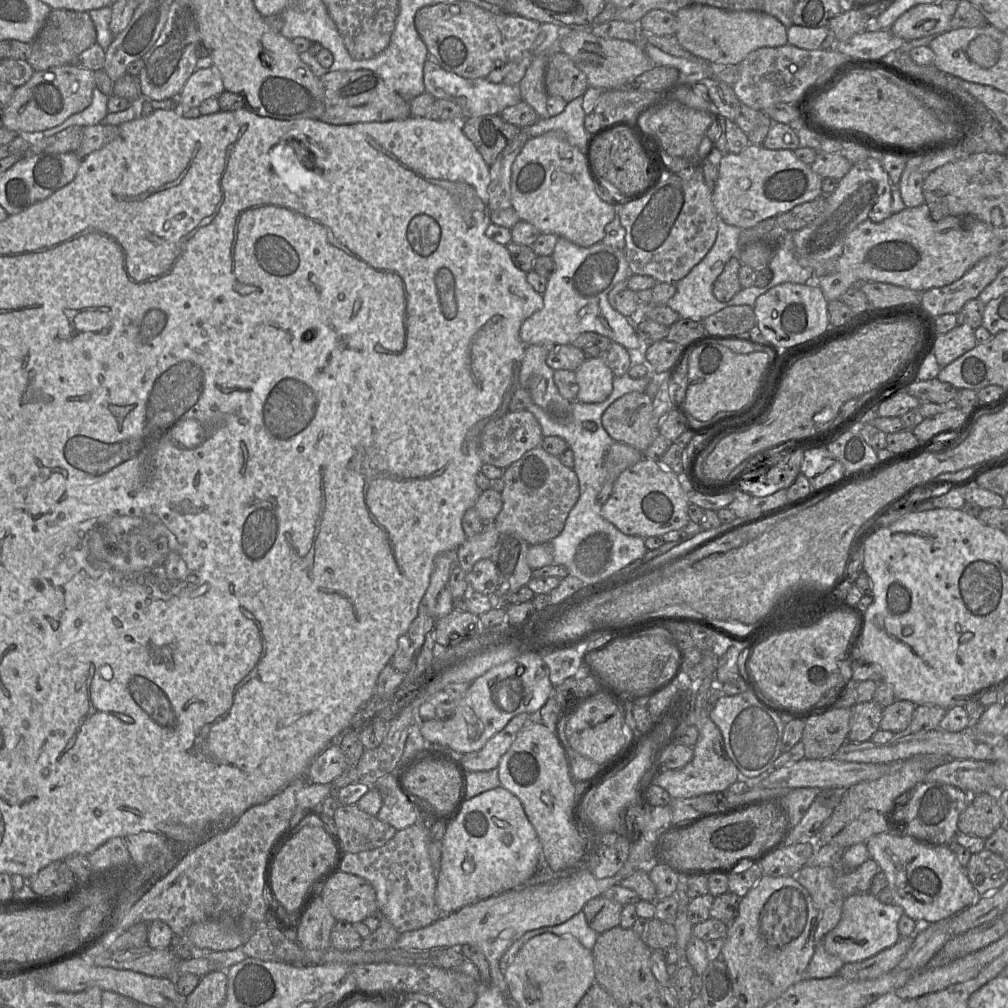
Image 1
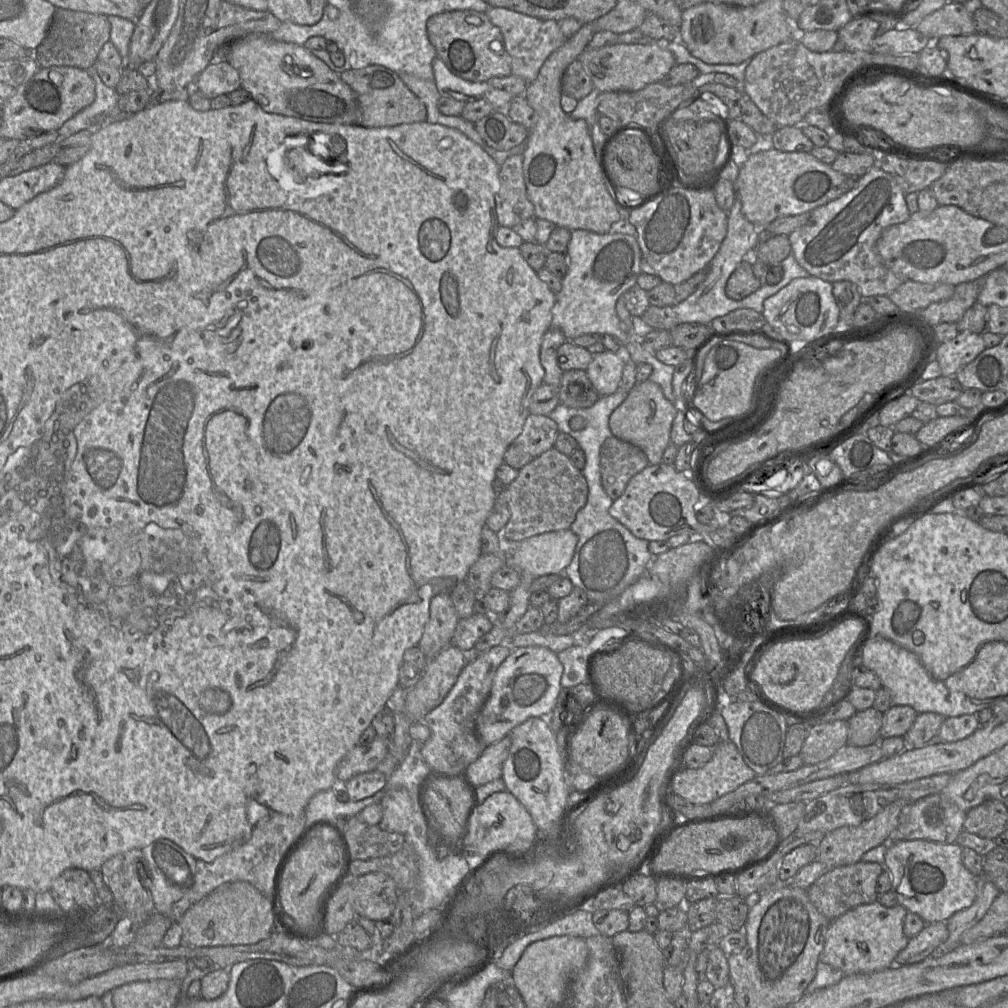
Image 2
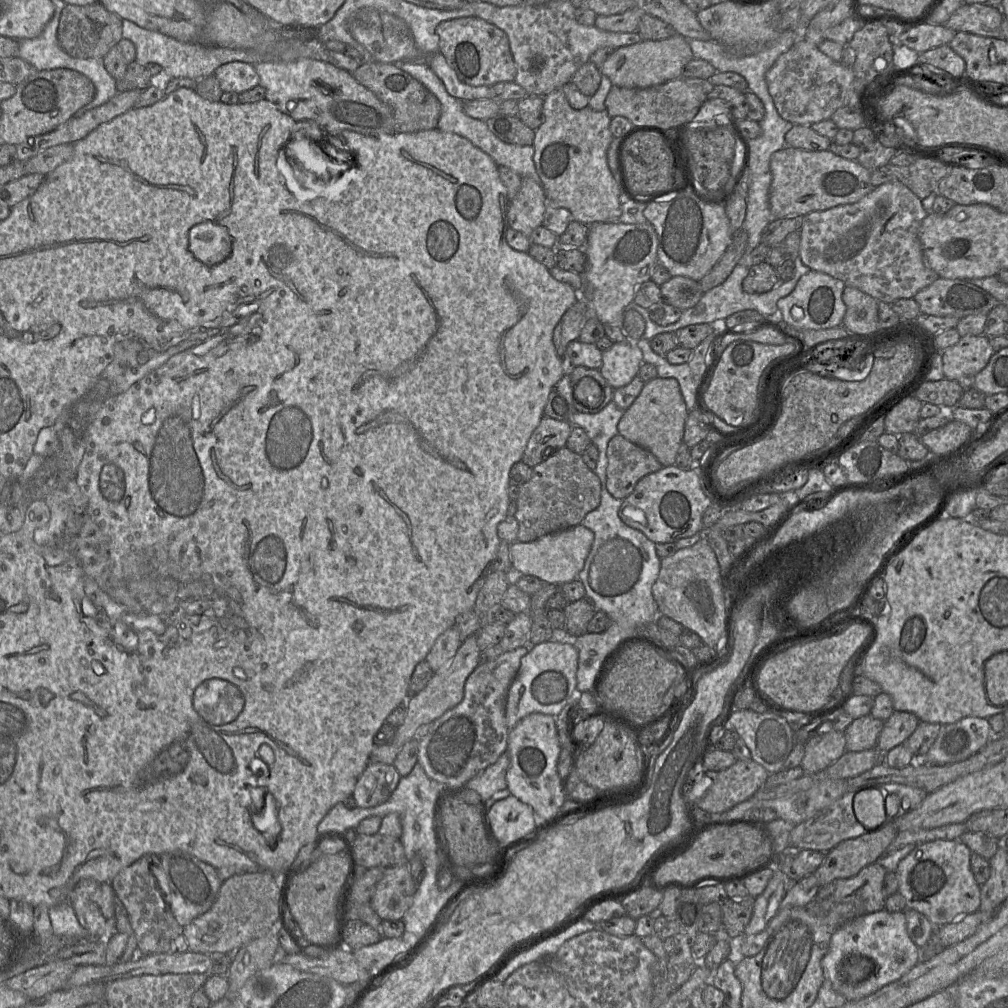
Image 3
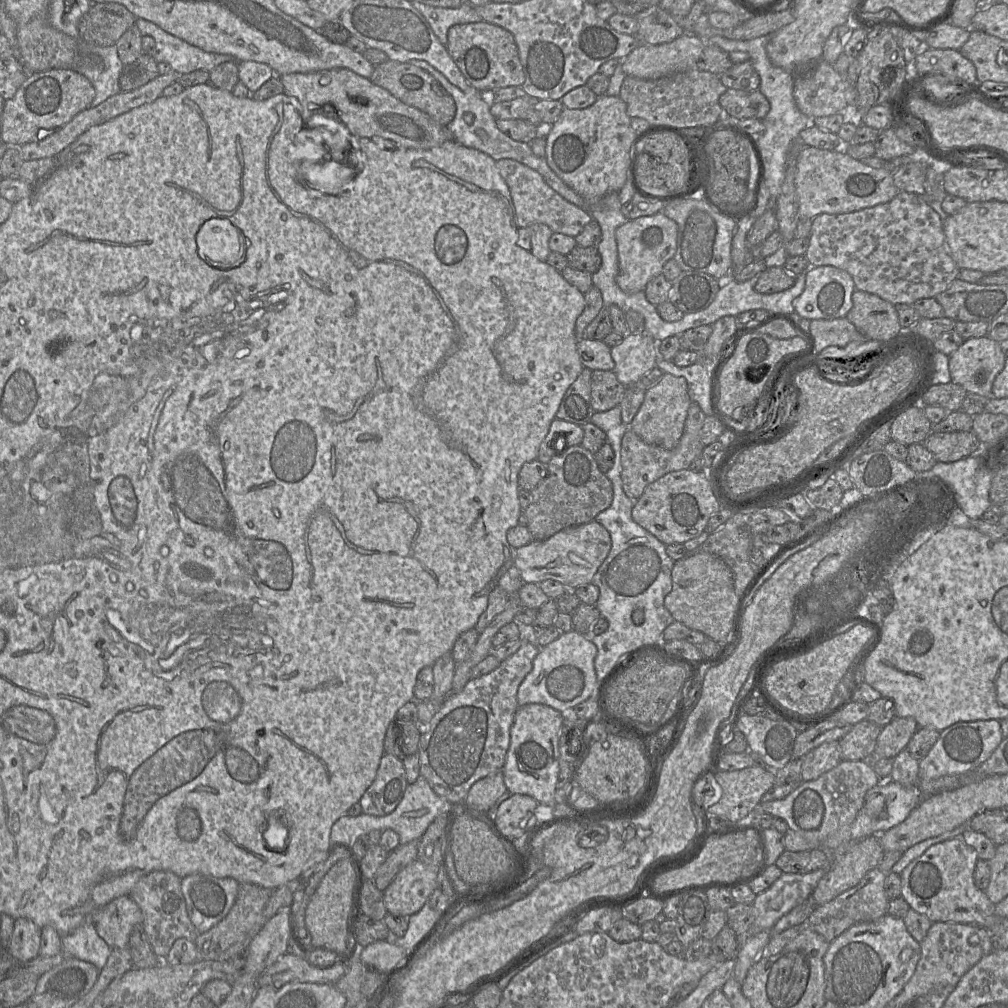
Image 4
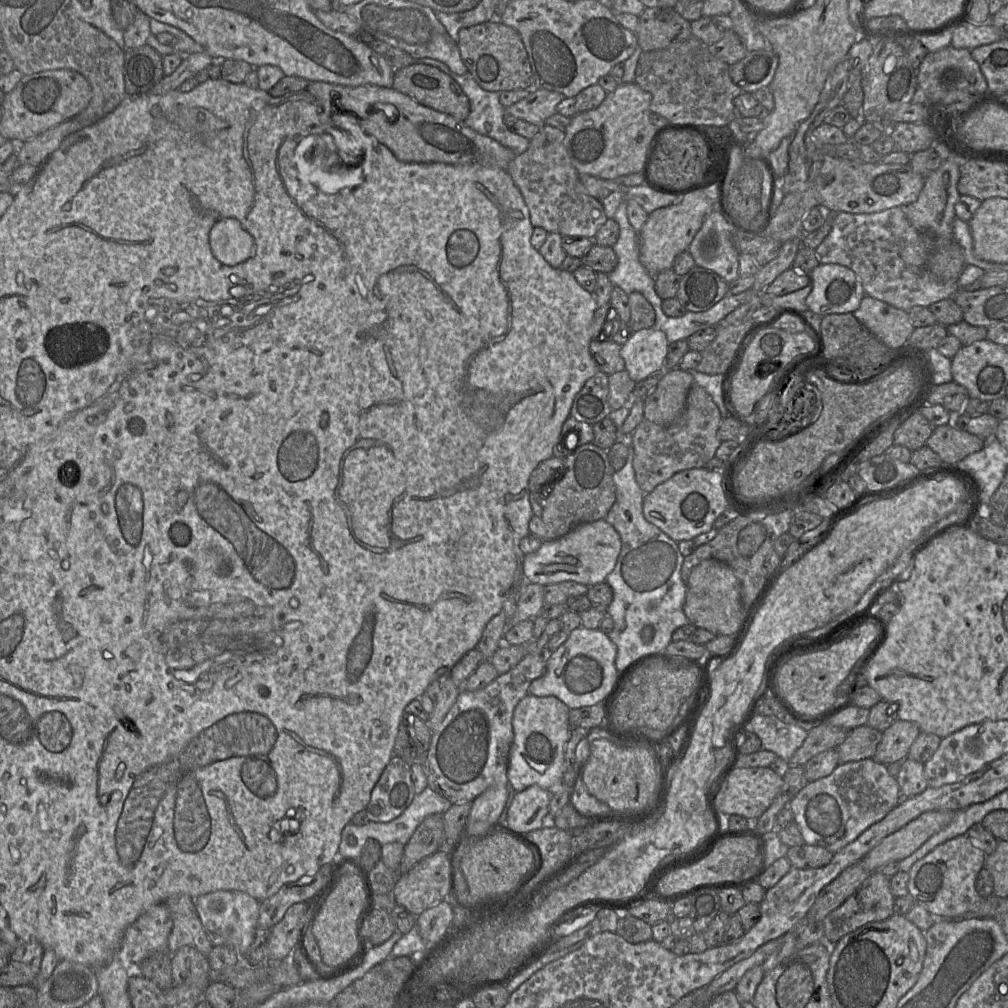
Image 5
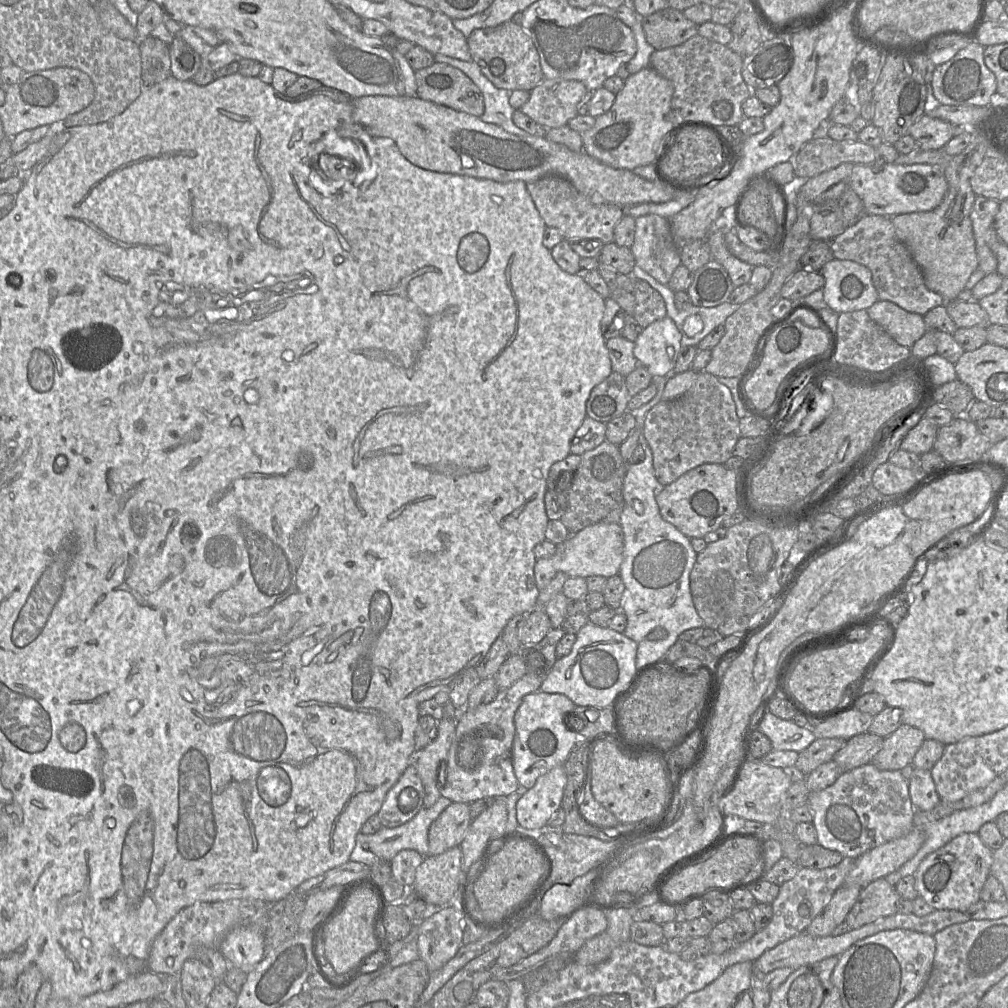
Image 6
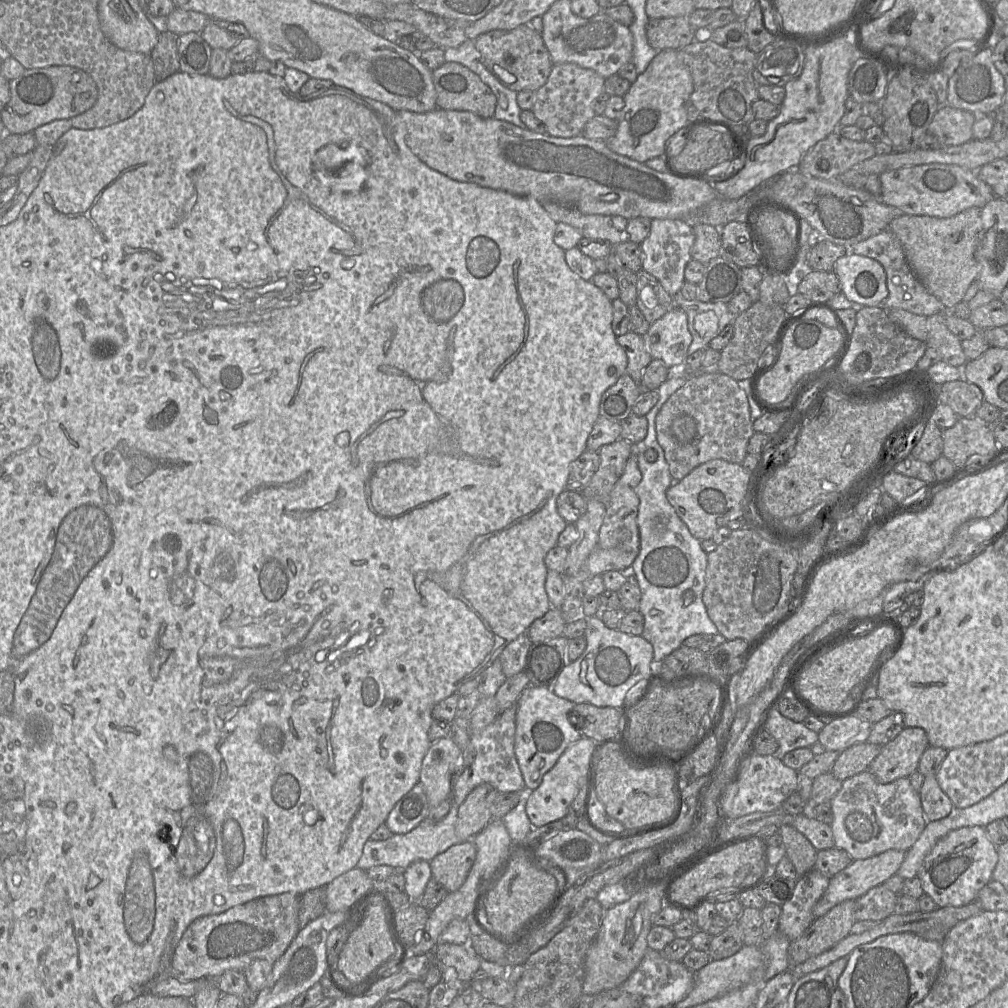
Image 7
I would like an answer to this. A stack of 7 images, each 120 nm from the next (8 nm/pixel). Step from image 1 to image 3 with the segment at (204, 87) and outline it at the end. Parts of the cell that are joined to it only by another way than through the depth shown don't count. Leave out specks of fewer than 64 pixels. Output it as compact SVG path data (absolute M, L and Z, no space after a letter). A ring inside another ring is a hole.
M230 62L218 67L213 75L224 92L241 94L259 86L259 75L254 65L244 62Z

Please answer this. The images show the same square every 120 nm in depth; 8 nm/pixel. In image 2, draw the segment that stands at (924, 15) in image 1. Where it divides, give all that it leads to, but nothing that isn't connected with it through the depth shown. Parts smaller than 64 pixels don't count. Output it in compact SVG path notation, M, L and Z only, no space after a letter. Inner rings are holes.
M948 1L942 8L923 18L916 29L932 40L963 33L980 33L974 30L966 5Z

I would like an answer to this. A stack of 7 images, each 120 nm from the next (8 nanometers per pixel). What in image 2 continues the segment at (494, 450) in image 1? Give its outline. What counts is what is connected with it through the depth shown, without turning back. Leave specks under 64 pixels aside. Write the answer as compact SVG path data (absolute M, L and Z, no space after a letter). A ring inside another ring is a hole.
M530 413L521 434L505 451L504 463L517 470L521 469L542 453L554 448L558 433L558 426L551 418Z

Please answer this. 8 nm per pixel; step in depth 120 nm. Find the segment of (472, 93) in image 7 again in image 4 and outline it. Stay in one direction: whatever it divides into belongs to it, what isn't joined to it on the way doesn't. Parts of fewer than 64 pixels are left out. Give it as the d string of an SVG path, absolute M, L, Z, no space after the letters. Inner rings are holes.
M388 59L374 67L369 79L375 85L389 91L401 102L417 108L442 126L447 126L455 117L456 103L453 97L431 74L408 62L403 63Z

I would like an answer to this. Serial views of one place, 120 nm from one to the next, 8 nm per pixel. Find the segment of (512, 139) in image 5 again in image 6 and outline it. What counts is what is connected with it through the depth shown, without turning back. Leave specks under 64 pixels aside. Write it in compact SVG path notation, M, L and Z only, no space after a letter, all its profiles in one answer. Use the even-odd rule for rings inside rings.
M442 54L434 55L434 62L445 63L464 72L481 90L485 111L481 115L481 120L493 123L511 134L528 135L513 122L515 109L509 103L511 91L497 88L486 76L483 75L479 66L474 61L462 61Z

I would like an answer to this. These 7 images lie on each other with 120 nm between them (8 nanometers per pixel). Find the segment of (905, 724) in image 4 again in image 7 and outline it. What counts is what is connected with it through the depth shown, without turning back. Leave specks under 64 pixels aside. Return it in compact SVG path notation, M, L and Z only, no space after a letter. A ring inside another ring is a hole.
M904 727L893 740L882 746L868 770L884 784L908 778L918 770L920 758L929 746L925 730Z

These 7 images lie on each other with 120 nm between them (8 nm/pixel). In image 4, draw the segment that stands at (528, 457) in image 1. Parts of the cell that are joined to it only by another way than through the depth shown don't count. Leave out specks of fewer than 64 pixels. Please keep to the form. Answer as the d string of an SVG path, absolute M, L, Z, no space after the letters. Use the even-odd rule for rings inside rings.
M579 444L547 462L546 476L530 493L531 502L524 510L526 527L533 540L543 541L565 528L594 520L611 505L613 486L605 473L599 470L594 454Z

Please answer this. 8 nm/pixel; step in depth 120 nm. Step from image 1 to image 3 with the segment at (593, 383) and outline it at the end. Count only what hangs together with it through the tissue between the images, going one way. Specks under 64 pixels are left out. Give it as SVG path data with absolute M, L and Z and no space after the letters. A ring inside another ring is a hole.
M630 340L613 343L602 351L601 375L608 384L620 388L629 384L638 374L643 363L643 353L639 346Z

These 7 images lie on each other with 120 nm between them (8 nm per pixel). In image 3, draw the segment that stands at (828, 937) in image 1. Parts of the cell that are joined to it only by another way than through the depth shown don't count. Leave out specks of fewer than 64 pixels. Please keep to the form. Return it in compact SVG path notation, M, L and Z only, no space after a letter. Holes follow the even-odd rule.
M883 909L855 918L831 934L829 949L821 959L825 979L847 1001L867 997L899 980L920 962L920 948L910 939L905 912Z

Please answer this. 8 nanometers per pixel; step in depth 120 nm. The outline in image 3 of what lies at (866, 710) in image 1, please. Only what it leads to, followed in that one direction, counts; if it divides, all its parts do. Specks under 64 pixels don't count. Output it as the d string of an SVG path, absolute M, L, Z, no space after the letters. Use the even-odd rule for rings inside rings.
M870 714L854 719L844 731L846 751L861 752L876 749L883 725L884 721Z

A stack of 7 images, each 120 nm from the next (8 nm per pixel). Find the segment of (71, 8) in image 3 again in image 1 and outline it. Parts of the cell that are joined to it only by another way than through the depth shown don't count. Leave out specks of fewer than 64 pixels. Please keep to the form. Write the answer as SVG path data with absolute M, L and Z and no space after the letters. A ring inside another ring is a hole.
M52 9L44 26L31 43L31 53L27 62L34 71L75 63L79 55L96 43L95 25L88 12L68 9Z

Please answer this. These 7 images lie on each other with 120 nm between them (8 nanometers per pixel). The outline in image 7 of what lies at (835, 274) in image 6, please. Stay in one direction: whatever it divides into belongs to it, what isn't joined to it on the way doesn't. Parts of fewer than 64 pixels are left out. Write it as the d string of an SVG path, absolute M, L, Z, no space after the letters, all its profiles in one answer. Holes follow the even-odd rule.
M846 254L834 264L833 271L838 277L840 292L845 297L866 307L880 307L888 296L886 273L883 266L876 260Z

